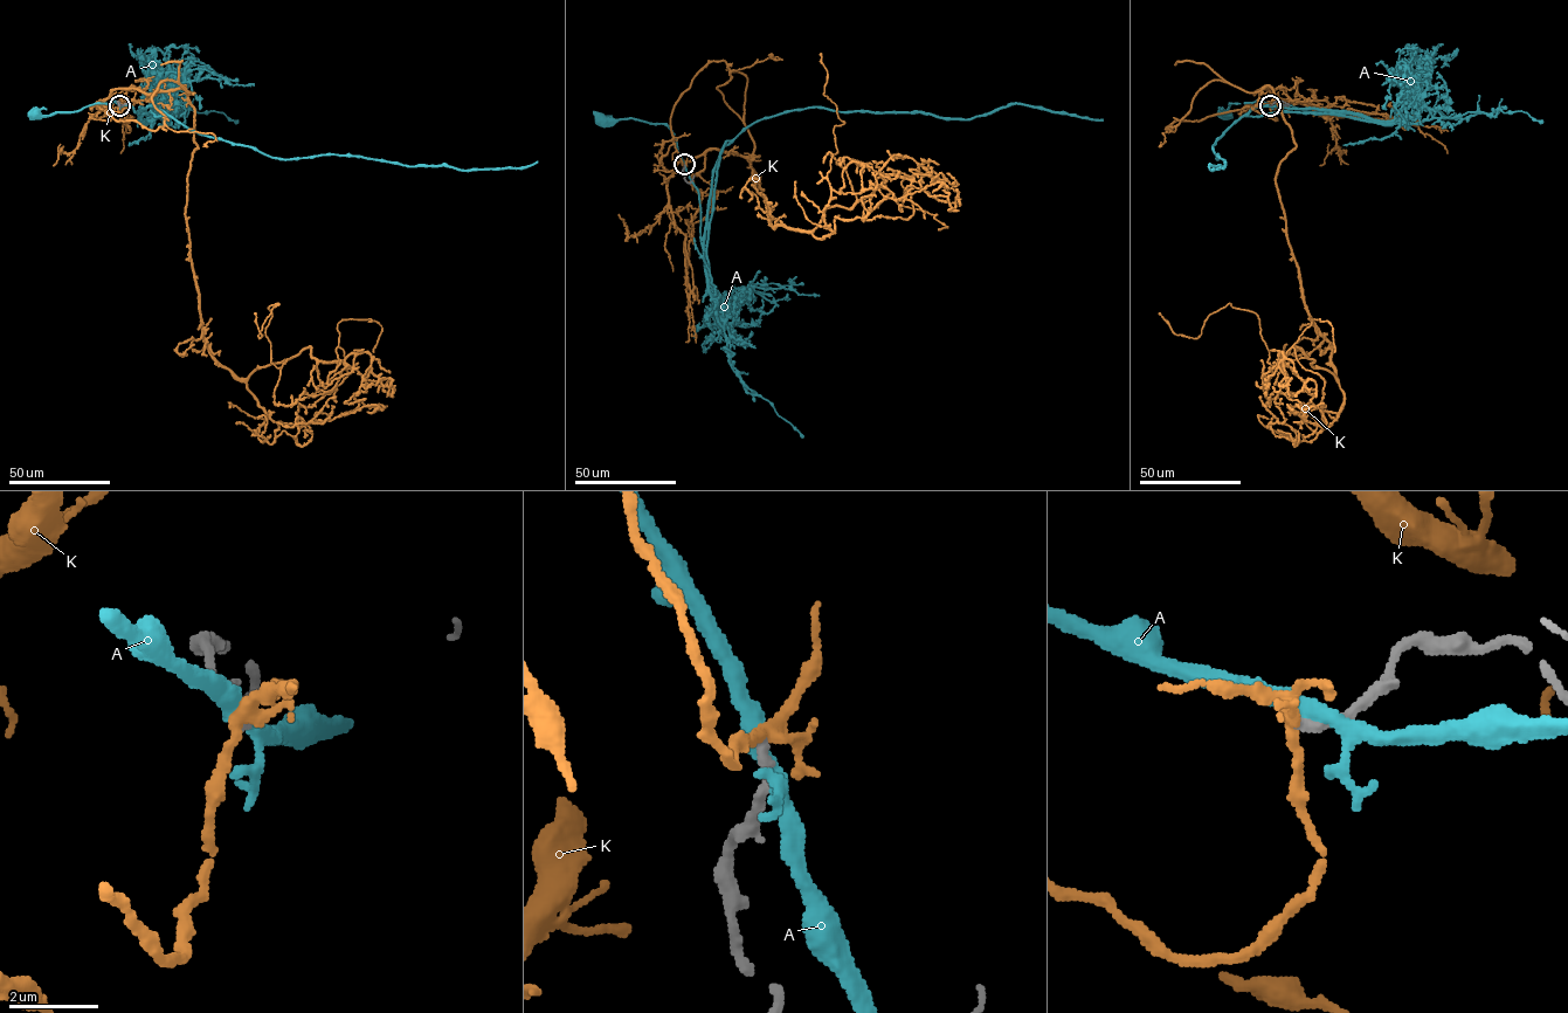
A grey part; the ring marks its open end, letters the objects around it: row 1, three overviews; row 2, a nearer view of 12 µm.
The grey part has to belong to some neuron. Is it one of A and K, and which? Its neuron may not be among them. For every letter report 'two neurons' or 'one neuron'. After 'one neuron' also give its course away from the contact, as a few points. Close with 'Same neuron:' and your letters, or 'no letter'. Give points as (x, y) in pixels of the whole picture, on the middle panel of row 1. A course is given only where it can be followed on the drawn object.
A: two neurons
K: two neurons
Same neuron: no letter

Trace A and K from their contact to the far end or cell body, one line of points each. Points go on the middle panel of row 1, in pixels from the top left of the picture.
A: (684, 165), (676, 138), (667, 125), (627, 118), (599, 119)
K: (684, 164), (672, 107), (723, 60), (768, 221), (812, 231), (850, 208), (820, 53)

